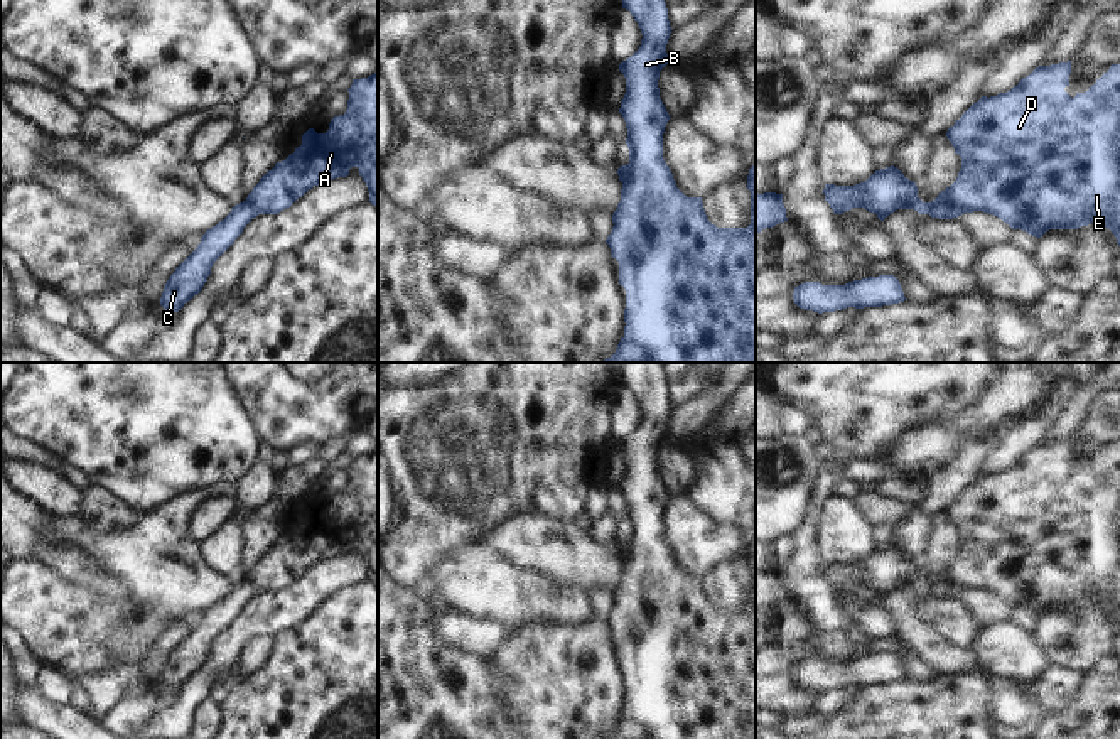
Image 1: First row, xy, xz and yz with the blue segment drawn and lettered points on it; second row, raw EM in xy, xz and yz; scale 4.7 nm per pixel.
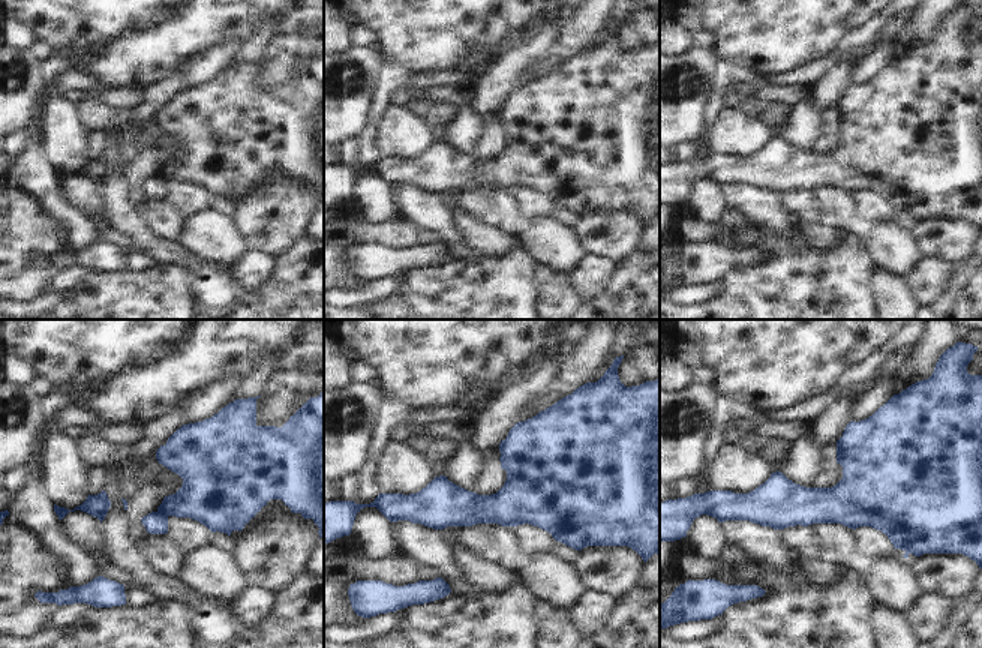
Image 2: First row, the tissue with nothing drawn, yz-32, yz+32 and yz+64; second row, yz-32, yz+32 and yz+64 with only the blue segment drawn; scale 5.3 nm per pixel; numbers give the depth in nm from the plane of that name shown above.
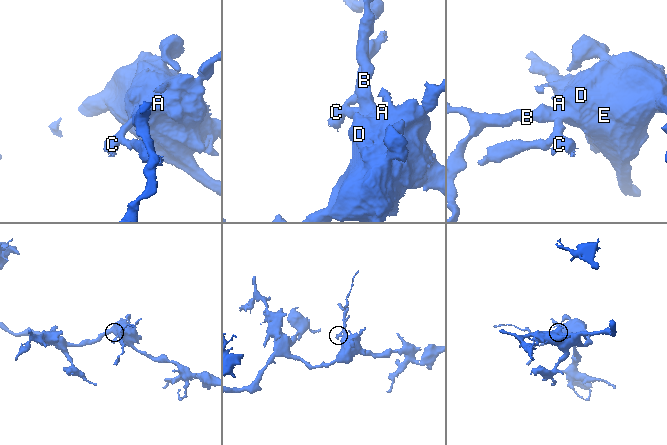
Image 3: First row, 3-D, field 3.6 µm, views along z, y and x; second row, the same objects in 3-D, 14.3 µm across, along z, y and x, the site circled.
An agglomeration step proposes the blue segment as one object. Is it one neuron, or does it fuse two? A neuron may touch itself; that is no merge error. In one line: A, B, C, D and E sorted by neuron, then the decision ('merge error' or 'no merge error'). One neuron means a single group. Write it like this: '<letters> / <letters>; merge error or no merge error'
A B D E / C; merge error

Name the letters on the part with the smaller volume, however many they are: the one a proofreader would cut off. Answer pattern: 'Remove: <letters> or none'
Remove: C

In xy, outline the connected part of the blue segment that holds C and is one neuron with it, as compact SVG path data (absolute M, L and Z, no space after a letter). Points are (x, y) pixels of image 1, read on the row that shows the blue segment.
M250 201L233 206L231 213L202 235L197 248L169 277L160 297L160 305L165 310L179 312L186 302L197 295L207 282L214 262L256 216L258 213Z

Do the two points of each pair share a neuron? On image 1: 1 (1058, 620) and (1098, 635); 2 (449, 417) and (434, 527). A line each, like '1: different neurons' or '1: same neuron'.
1: same neuron
2: same neuron

